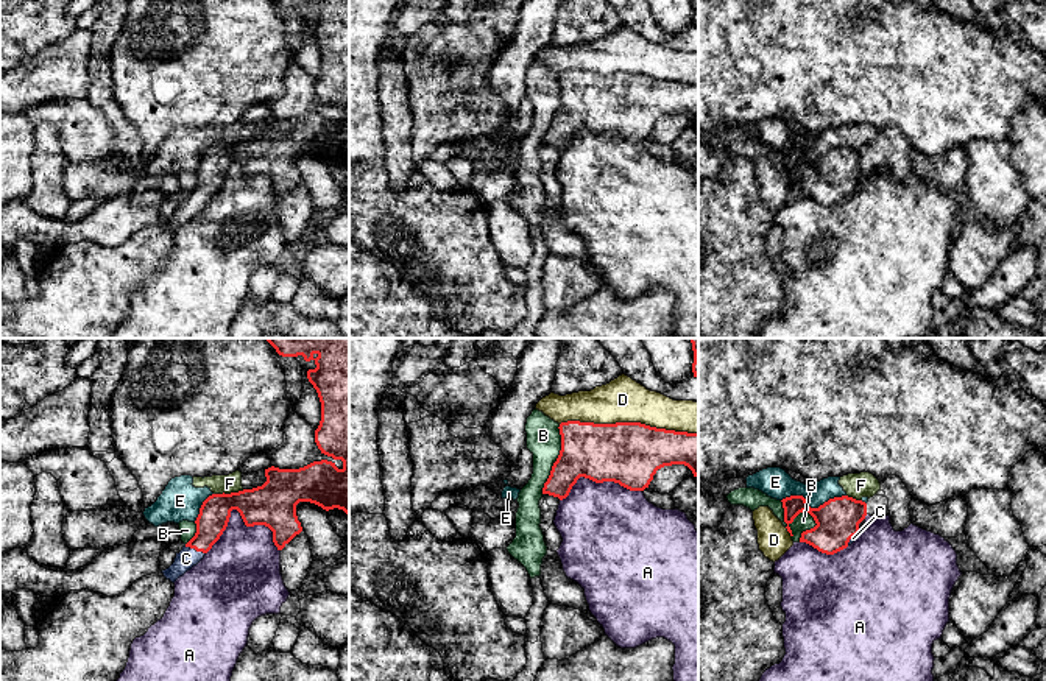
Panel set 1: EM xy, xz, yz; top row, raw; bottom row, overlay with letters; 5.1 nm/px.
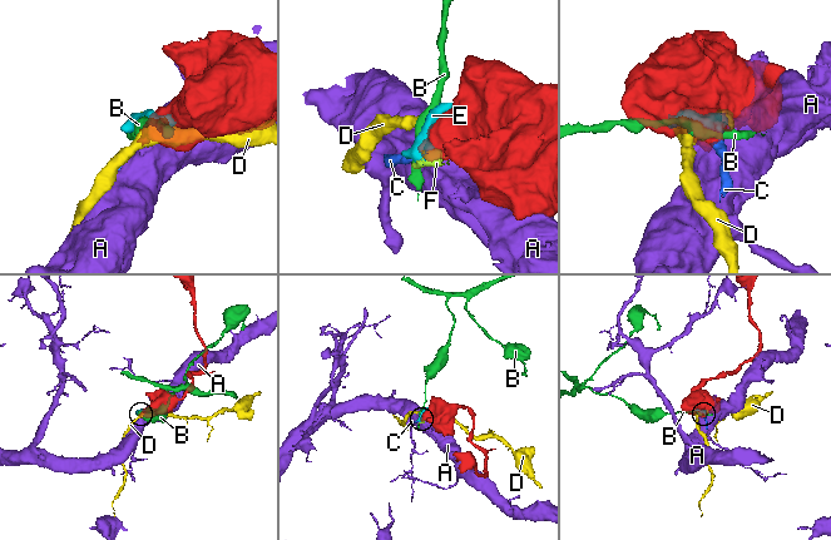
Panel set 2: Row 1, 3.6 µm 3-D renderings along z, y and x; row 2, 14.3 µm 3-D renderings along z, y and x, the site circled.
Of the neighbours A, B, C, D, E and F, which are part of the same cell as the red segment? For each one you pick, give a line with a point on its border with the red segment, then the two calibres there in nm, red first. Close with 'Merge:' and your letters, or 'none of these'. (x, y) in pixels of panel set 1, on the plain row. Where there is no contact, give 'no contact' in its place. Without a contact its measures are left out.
C: xy (195, 200) | 160/100 nm
Merge: C

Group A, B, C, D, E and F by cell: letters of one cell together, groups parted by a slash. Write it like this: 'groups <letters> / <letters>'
groups A / B / C / D / E F

